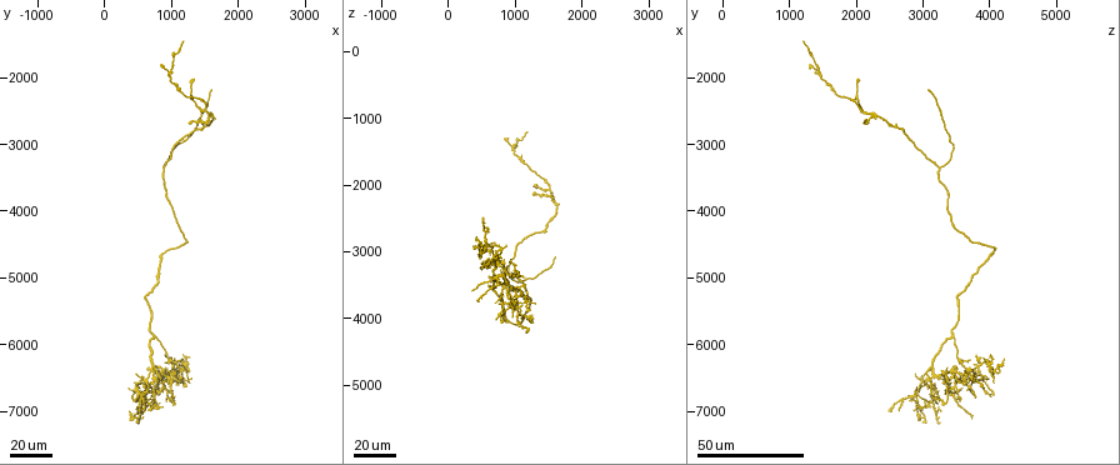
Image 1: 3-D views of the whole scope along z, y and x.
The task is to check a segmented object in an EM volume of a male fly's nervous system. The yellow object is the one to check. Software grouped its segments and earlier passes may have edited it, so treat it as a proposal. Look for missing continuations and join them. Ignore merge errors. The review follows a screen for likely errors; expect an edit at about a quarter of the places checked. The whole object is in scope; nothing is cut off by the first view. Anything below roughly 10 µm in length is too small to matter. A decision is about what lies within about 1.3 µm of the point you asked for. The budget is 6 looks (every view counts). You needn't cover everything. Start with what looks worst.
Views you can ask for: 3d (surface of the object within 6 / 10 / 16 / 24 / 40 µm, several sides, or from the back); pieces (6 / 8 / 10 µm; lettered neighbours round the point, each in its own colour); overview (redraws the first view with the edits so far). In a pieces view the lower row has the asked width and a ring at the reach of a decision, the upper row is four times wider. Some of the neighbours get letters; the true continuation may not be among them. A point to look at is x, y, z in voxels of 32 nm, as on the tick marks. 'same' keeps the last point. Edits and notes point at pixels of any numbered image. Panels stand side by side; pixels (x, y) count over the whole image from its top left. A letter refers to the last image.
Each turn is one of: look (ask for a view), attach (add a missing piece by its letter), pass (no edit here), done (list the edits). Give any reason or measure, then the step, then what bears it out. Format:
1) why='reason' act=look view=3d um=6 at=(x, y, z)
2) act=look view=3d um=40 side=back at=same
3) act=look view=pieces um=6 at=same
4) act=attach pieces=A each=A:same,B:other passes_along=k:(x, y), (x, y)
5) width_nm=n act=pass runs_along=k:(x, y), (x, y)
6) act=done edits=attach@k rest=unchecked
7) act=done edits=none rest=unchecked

why='an open end' act=look view=3d um=40 at=(1550, 2200, 3100)

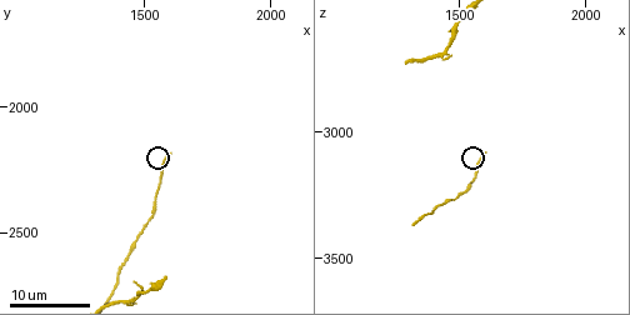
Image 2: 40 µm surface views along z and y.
act=look view=3d um=6 at=(1590, 2190, 3070)

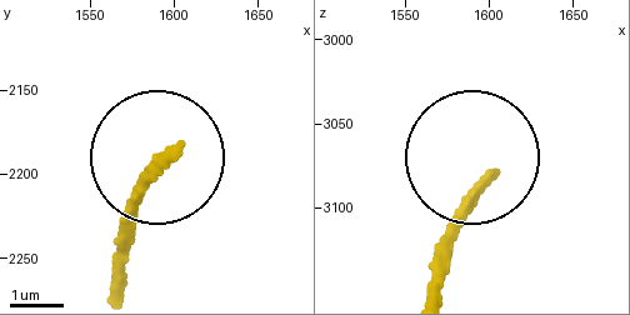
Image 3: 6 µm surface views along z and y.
act=look view=pieces um=8 at=(1598, 2188, 3086)

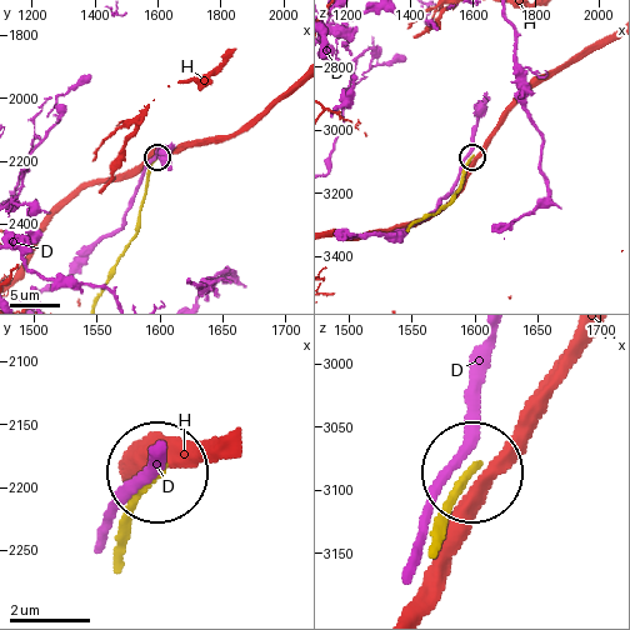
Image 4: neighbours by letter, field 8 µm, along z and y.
act=pass each=D:other,H:other found='none of them fits'

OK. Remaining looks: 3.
why='an open end' act=look view=3d um=24 at=(1200, 1450, 1200)

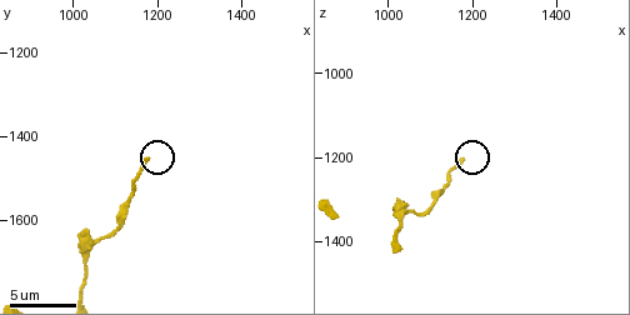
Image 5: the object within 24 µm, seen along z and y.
act=look view=pieces um=6 at=(1170, 1455, 1210)

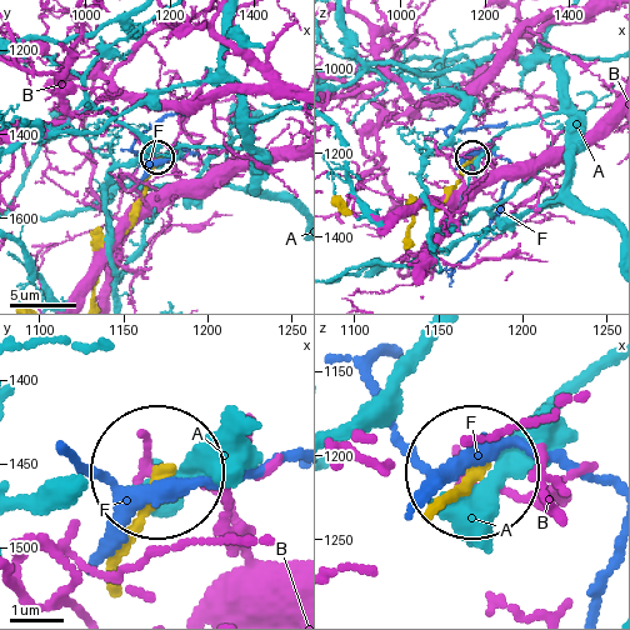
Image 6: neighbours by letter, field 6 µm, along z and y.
width_nm=190 act=pass each=A:other,B:other,F:other found='none of them fits'

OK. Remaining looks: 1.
act=done edits=none rest=unchecked

